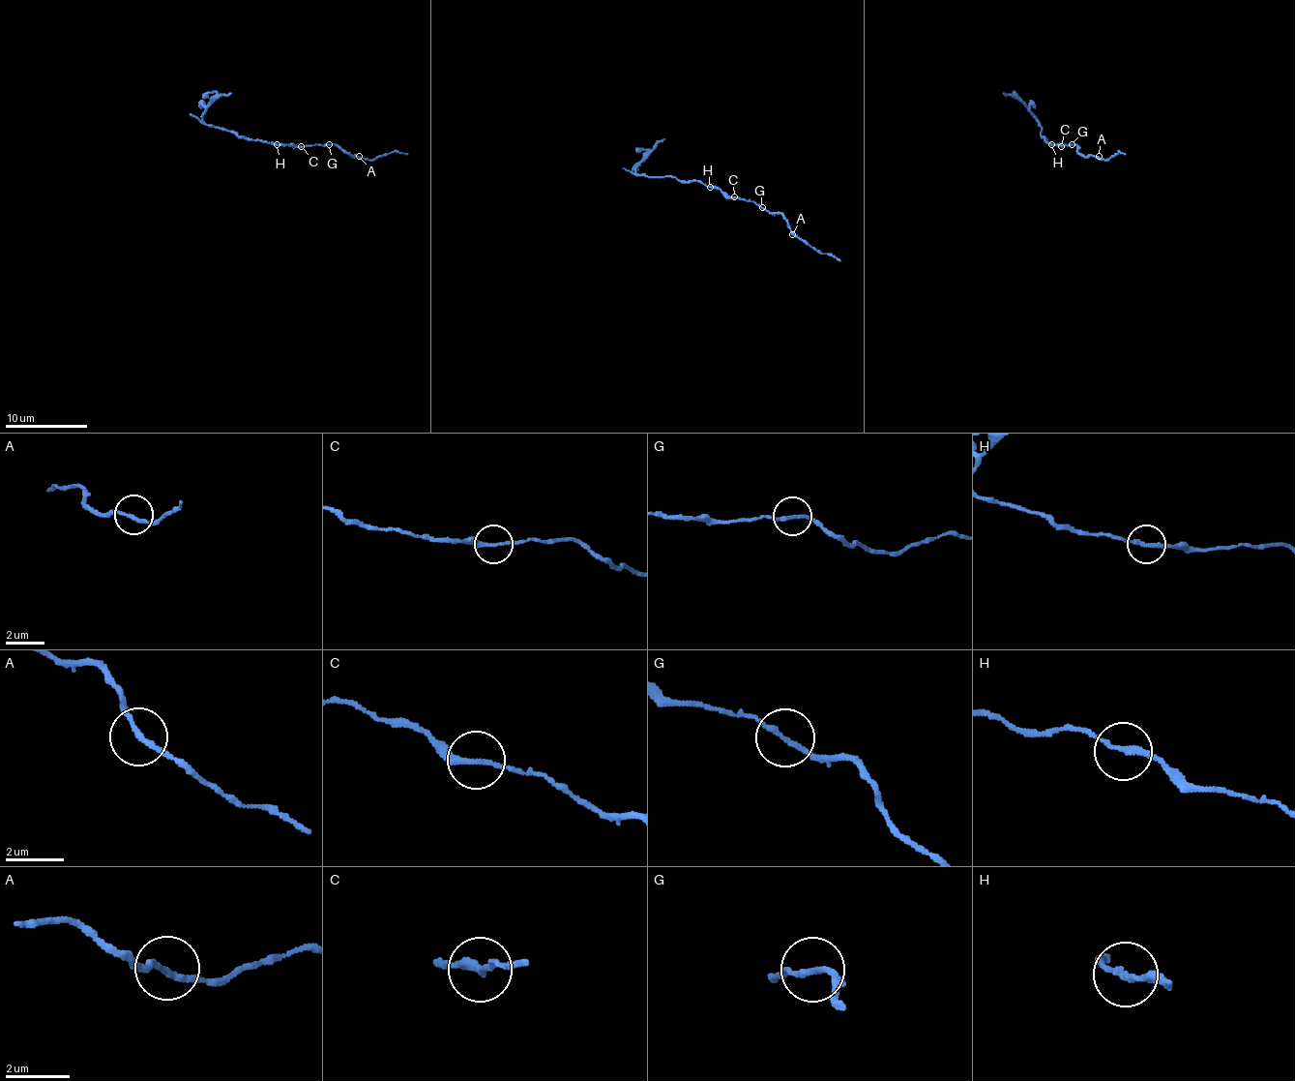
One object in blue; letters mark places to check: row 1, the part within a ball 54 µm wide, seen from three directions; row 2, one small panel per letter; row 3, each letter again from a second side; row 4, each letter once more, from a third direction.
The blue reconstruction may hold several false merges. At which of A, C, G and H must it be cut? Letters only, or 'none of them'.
H

